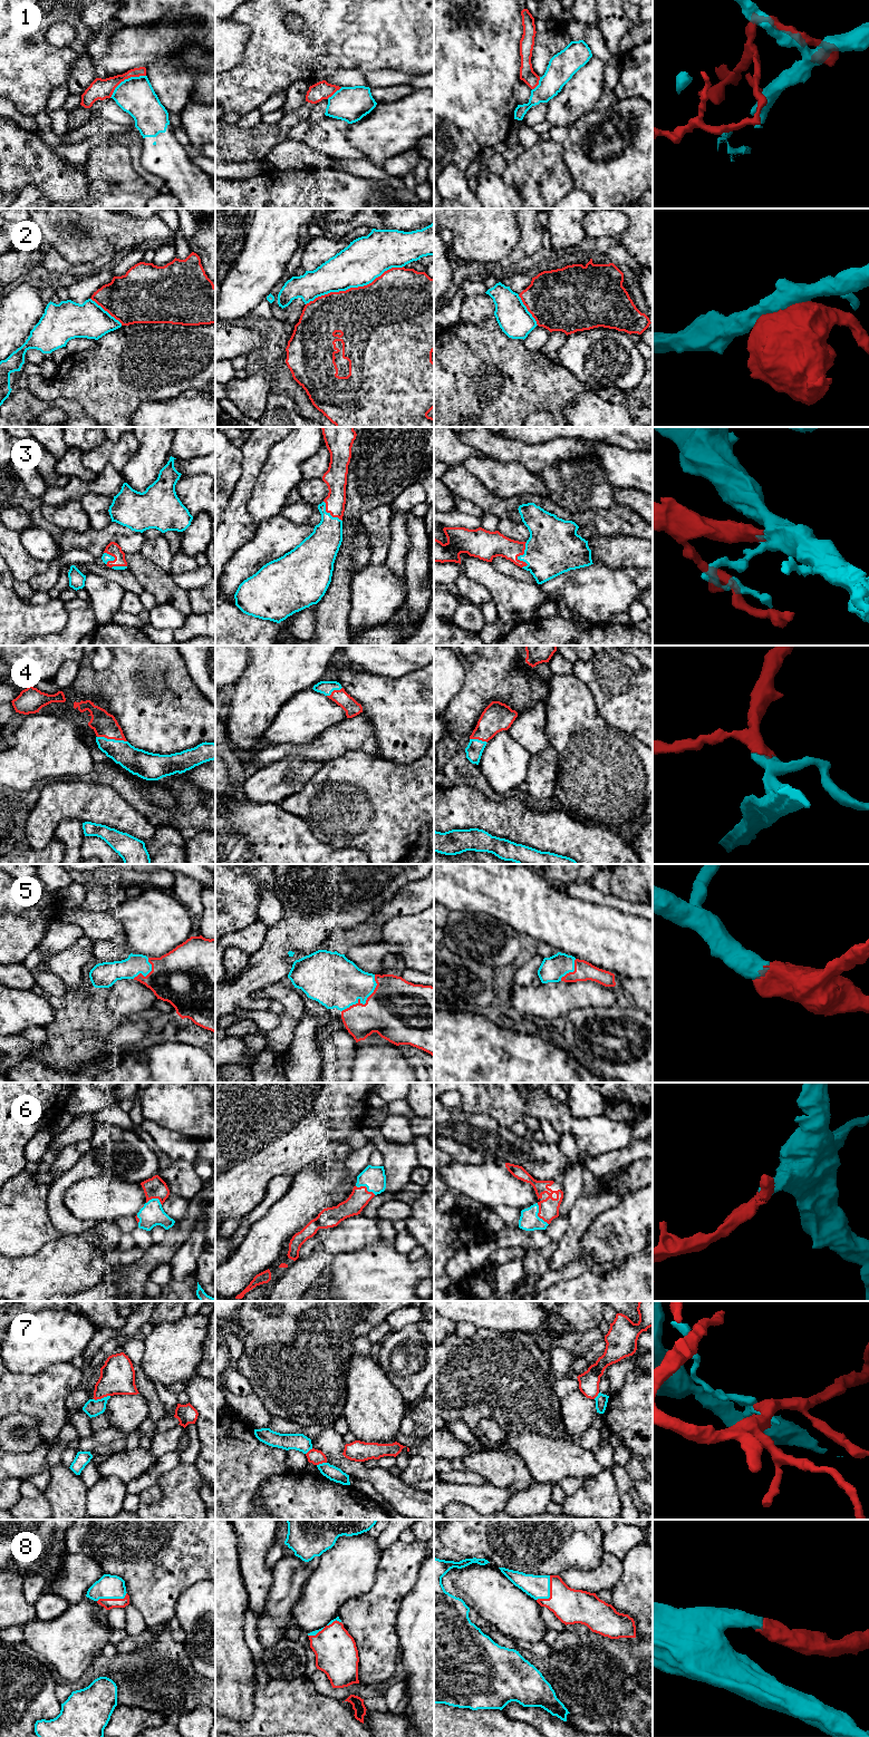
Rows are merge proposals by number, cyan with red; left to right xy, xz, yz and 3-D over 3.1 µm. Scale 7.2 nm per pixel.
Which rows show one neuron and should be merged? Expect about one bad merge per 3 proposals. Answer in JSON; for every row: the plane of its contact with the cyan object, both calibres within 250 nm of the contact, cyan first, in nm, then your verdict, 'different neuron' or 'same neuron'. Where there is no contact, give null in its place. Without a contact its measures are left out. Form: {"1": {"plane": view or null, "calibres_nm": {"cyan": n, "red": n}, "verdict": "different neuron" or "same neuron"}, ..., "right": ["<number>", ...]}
{"1": {"plane": "xy", "calibres_nm": {"cyan": 260, "red": 150}, "verdict": "different neuron"}, "2": {"plane": "xz", "calibres_nm": {"cyan": 320, "red": 460}, "verdict": "different neuron"}, "3": {"plane": "yz", "calibres_nm": {"cyan": 380, "red": 200}, "verdict": "same neuron"}, "4": {"plane": "xy", "calibres_nm": {"cyan": 190, "red": 170}, "verdict": "same neuron"}, "5": {"plane": "xz", "calibres_nm": {"cyan": 360, "red": 440}, "verdict": "same neuron"}, "6": {"plane": "yz", "calibres_nm": {"cyan": 140, "red": 140}, "verdict": "same neuron"}, "7": {"plane": "xy", "calibres_nm": {"cyan": 120, "red": 260}, "verdict": "different neuron"}, "8": {"plane": "yz", "calibres_nm": {"cyan": 180, "red": 240}, "verdict": "same neuron"}, "right": ["3", "4", "5", "6", "8"]}

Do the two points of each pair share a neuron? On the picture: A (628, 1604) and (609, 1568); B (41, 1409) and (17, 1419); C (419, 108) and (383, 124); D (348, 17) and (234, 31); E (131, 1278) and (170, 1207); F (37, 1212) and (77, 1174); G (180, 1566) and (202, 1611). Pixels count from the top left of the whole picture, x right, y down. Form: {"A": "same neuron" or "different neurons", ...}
{"A": "different neurons", "B": "different neurons", "C": "same neuron", "D": "different neurons", "E": "different neurons", "F": "different neurons", "G": "different neurons"}

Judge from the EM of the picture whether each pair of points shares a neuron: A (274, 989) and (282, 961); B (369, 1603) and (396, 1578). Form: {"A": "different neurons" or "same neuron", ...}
{"A": "different neurons", "B": "same neuron"}

